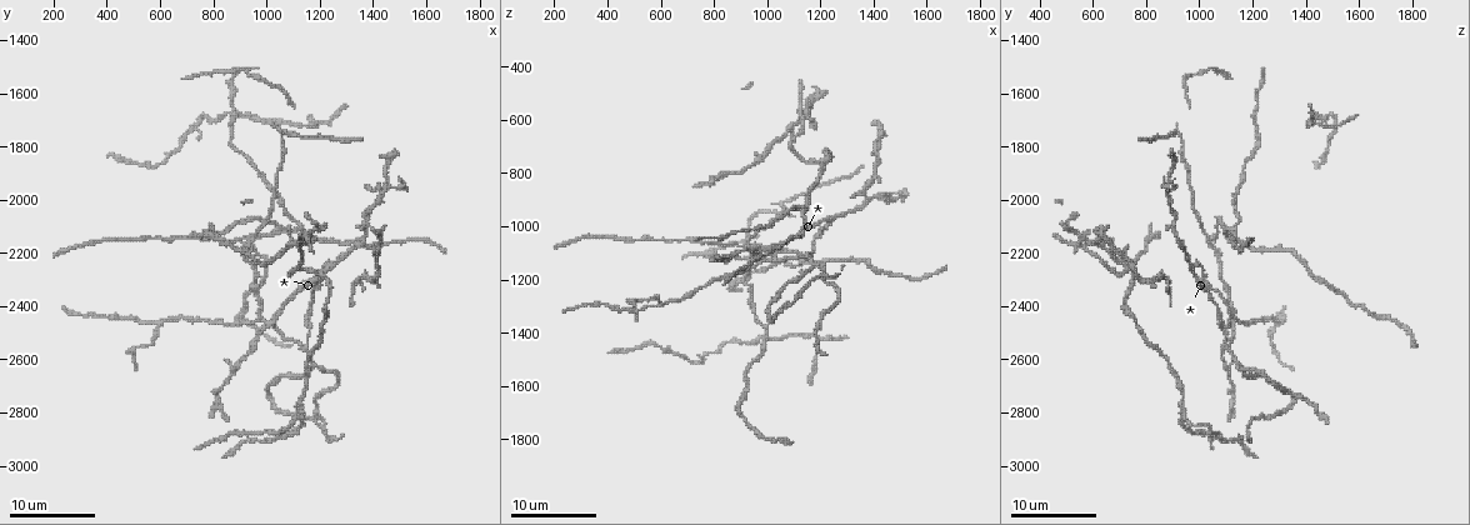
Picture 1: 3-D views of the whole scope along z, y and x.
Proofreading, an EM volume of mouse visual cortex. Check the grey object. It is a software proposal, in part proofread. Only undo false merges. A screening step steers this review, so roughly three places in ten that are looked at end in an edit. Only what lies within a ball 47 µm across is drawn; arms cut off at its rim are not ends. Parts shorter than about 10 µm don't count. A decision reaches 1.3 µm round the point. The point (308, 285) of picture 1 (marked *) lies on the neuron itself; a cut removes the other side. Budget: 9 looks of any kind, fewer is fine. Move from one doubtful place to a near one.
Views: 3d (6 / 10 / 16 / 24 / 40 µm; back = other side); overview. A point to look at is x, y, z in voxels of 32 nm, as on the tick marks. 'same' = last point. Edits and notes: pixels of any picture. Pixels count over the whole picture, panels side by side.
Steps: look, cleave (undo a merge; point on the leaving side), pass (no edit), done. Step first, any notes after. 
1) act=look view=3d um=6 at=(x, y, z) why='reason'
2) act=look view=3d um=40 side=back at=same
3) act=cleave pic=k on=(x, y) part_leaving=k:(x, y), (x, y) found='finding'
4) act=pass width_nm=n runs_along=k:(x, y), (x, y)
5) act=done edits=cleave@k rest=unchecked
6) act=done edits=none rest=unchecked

act=look view=3d um=16 at=(970, 2440, 1120) why='a fork'

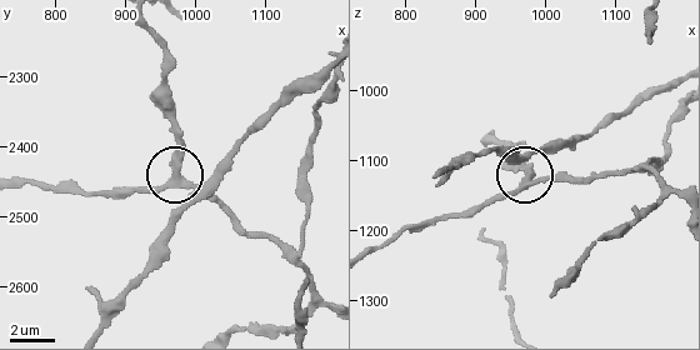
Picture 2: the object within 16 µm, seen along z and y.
act=look view=3d um=6 at=(970, 2445, 1130) why='closer look'

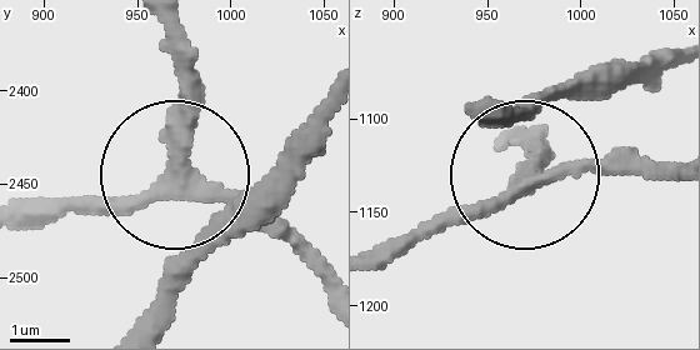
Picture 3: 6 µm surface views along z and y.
act=pass runs_along=3:(320, 270), (171, 185), (96, 195), (56, 220) found='all the same neuron'

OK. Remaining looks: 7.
act=look view=3d um=24 at=(1200, 2300, 1020) why='four-way junction'

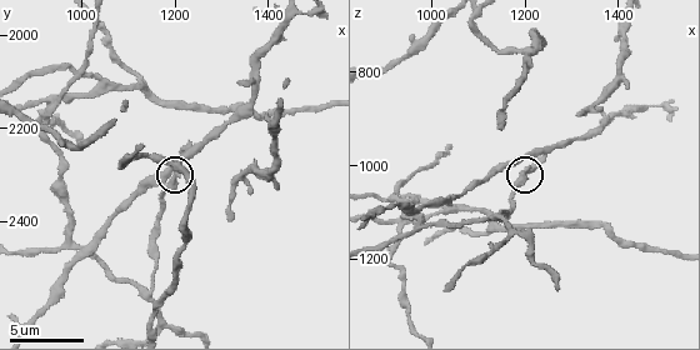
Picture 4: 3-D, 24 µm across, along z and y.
act=look view=3d um=10 at=(1205, 2300, 1015)

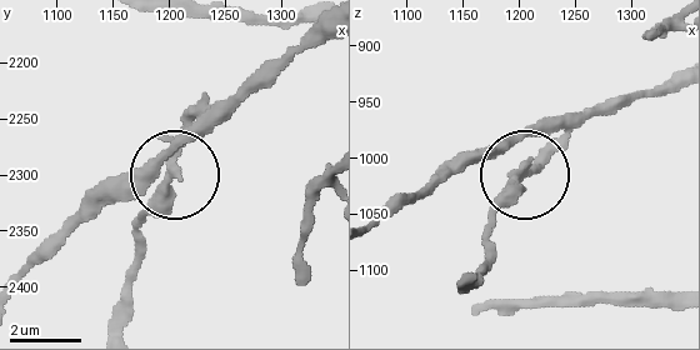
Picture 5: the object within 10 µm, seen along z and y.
act=pass side_arm_um=21 found='one neuron here'

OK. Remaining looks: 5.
act=look view=3d um=6 at=(1055, 2115, 1095) why='side arm on a straight run'

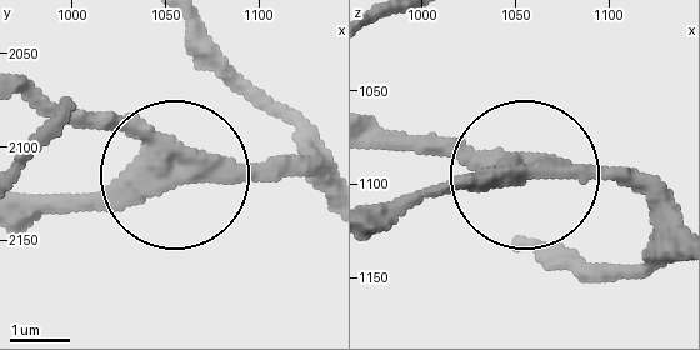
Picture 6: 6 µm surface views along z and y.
act=pass runs_along=6:(28, 104), (116, 114), (166, 164), (28, 199) found='all the same neuron'

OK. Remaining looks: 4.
act=look view=3d um=10 at=(1180, 2620, 1140) why='three arms meet'

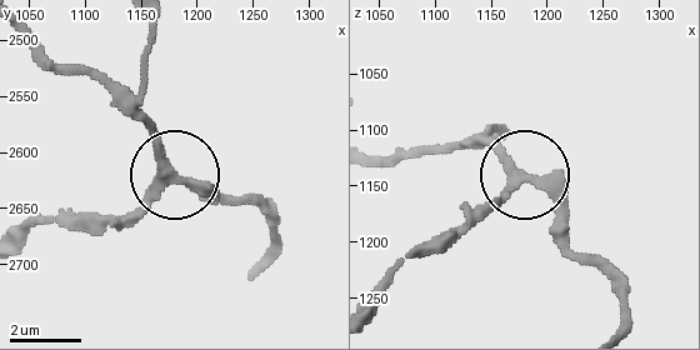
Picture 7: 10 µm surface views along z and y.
act=look view=3d um=10 side=back at=(1182, 2624, 1142)

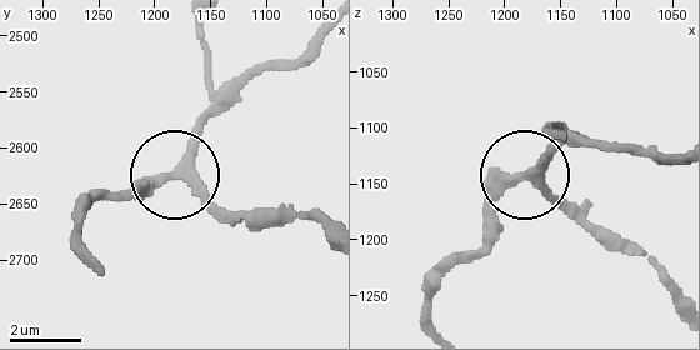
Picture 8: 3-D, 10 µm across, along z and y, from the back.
act=pass arms=3 runs_along=8:(199, 23), (208, 103), (188, 156), (169, 178), (121, 193) found='all the same neuron'

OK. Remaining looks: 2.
act=done edits=none rest=unchecked

